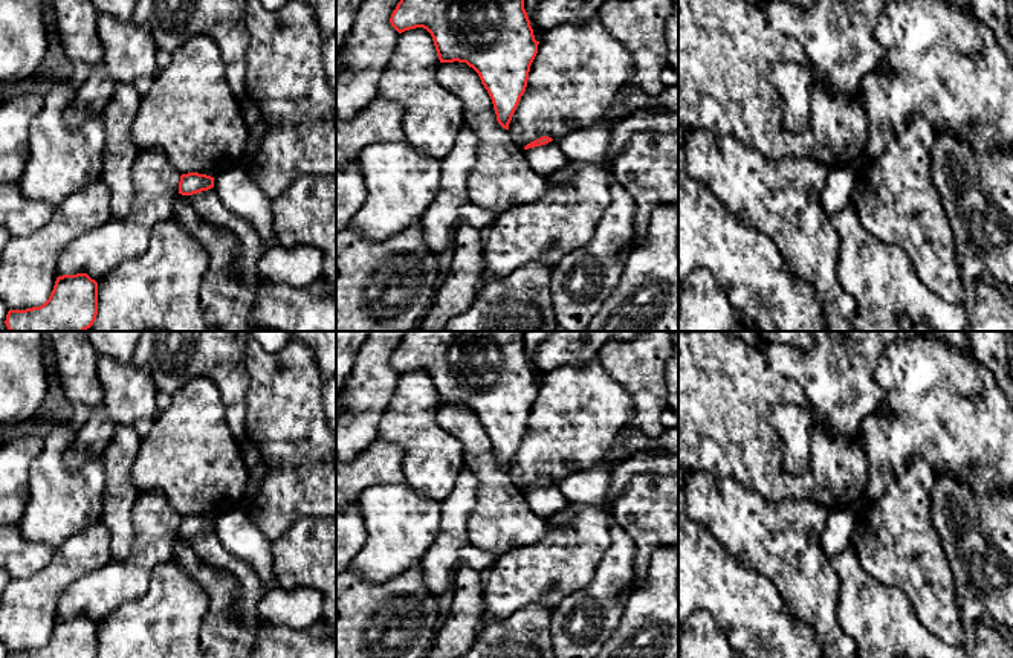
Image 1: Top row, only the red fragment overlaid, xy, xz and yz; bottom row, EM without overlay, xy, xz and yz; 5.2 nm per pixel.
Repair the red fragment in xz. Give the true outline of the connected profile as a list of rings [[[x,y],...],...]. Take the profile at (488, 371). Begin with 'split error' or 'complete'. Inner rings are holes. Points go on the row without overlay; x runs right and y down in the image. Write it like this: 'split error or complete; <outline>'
complete; [[[406,331],[390,365],[399,374],[426,371],[440,405],[466,405],[487,432],[498,466],[509,472],[526,434],[530,408],[538,395],[530,362],[524,351],[526,331]]]

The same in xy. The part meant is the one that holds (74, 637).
complete; [[[87,615],[58,618],[49,641],[26,652],[9,652],[6,658],[96,658],[98,624]]]

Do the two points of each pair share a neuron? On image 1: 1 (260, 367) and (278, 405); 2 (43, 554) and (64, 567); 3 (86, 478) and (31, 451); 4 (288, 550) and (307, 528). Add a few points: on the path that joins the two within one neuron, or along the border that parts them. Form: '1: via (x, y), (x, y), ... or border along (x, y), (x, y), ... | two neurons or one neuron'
1: via (269, 376), (278, 385), (278, 396) | one neuron
2: border along (55, 550), (42, 568), (22, 579) | two neurons
3: border along (43, 440), (43, 448), (32, 461), (29, 489) | two neurons
4: via (292, 545), (304, 533) | one neuron

